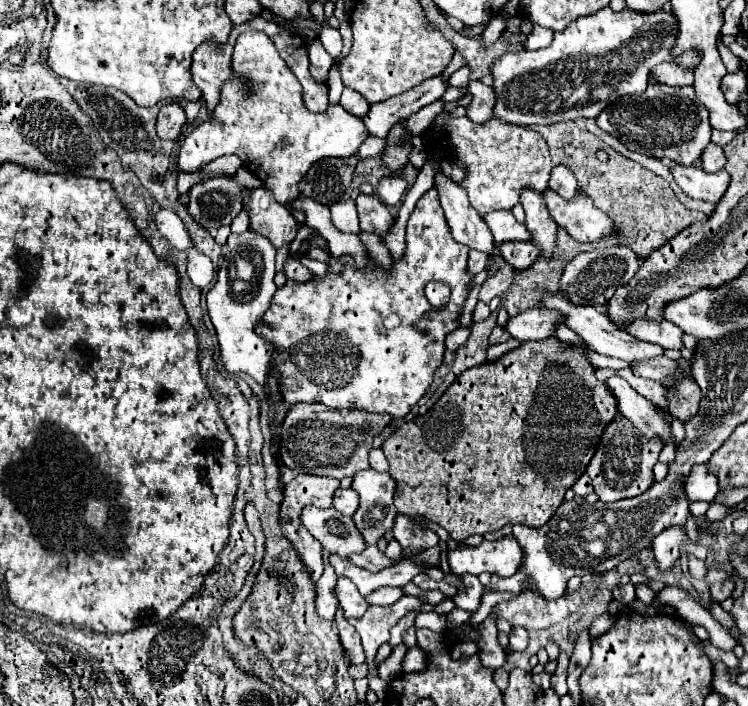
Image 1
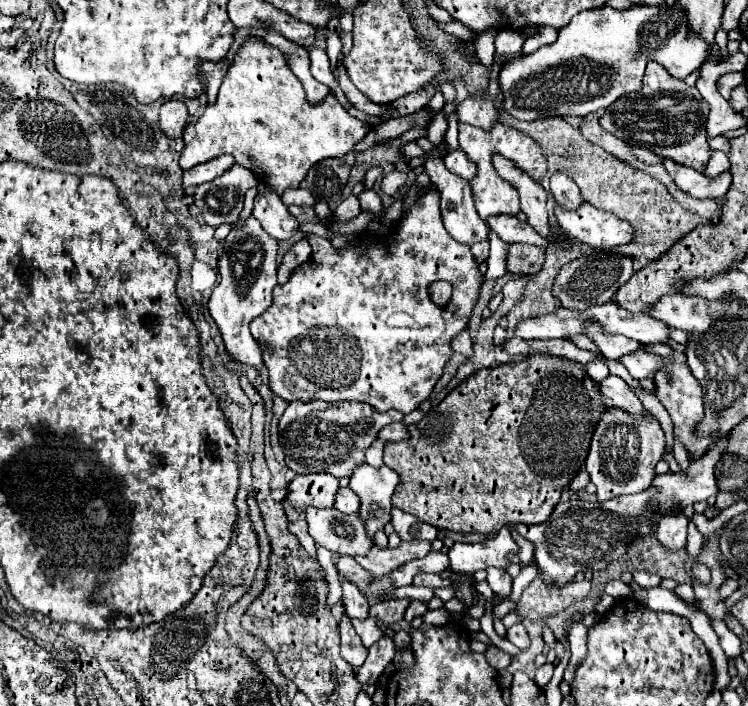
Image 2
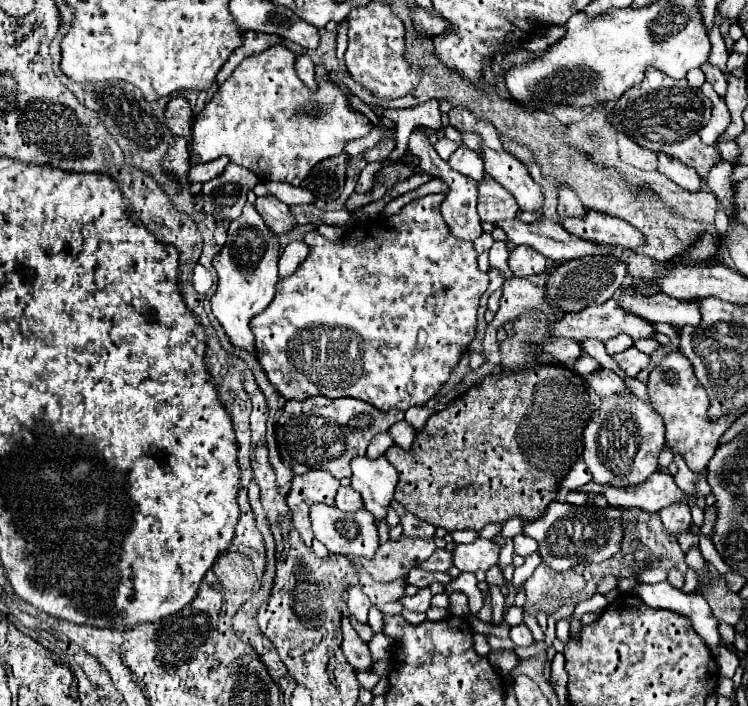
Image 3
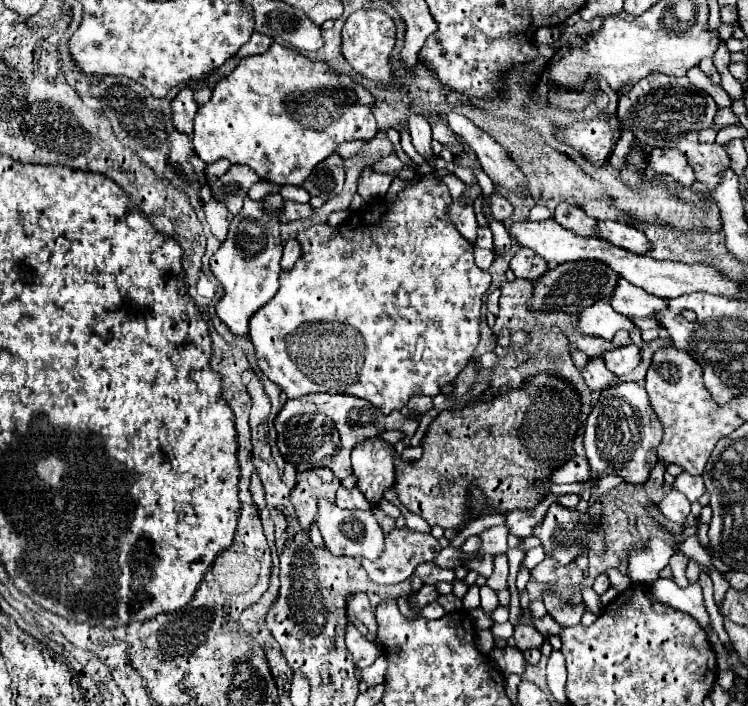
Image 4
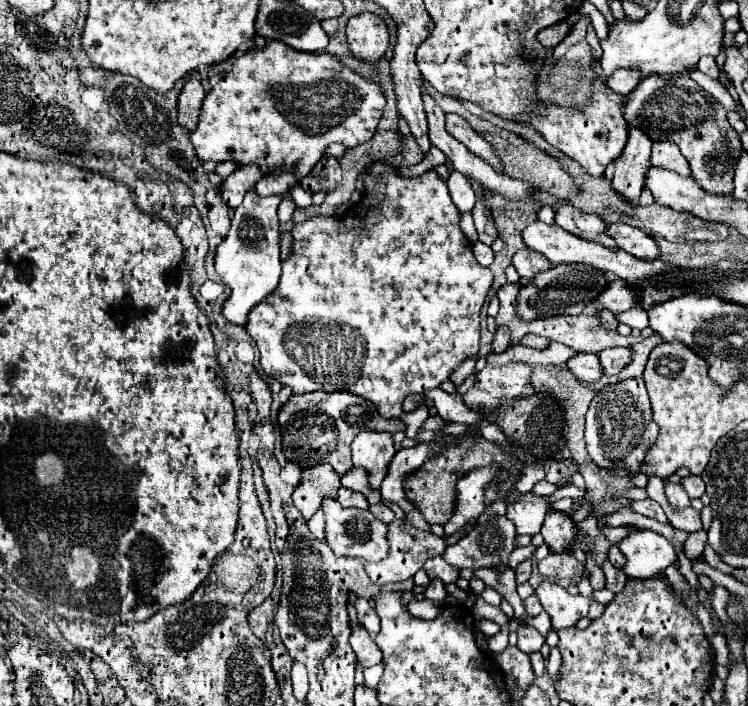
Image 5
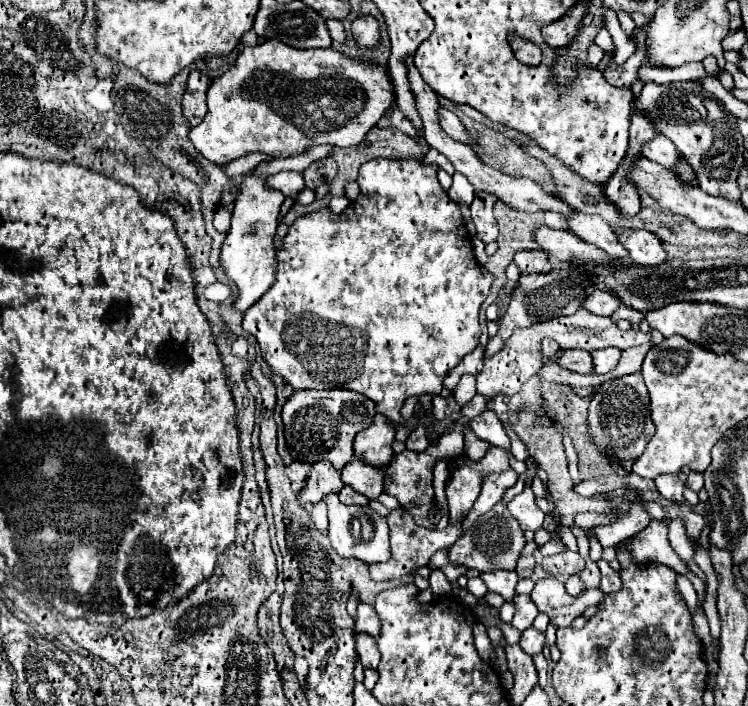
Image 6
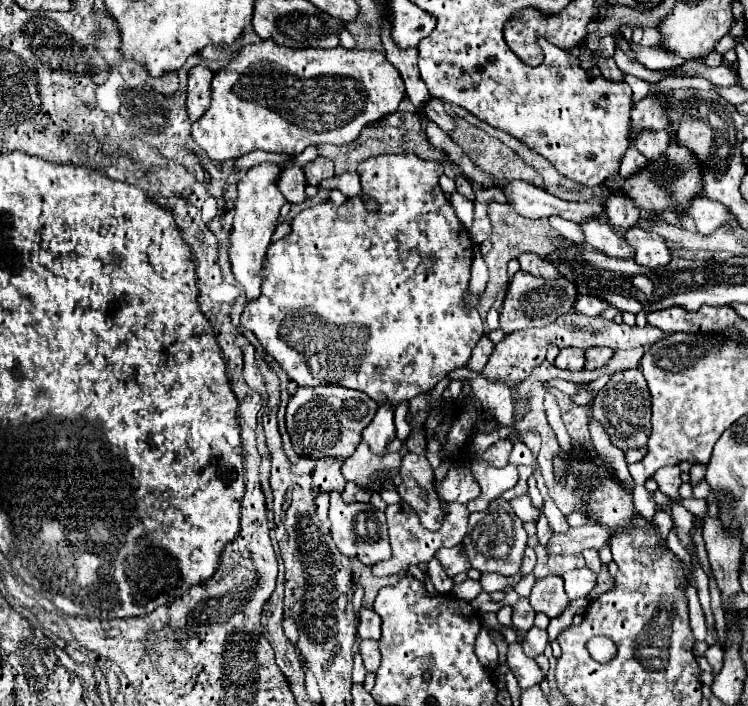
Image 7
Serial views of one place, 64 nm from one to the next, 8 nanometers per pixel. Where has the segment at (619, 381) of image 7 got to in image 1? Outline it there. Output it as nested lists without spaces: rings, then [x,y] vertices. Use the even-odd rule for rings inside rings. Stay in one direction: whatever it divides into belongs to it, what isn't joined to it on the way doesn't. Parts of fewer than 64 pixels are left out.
[[[616,418],[612,424],[608,424],[600,440],[600,446],[596,448],[596,454],[586,468],[586,474],[590,476],[598,498],[602,502],[614,502],[614,500],[634,498],[644,494],[654,482],[652,468],[658,462],[660,450],[662,450],[662,442],[658,440],[648,442],[642,436],[642,432],[638,432],[626,418]]]

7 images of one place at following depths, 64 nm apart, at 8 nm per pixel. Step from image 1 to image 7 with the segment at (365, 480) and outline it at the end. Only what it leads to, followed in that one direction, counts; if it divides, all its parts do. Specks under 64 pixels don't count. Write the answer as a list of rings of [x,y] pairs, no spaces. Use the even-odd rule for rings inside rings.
[[[388,404],[380,406],[374,420],[364,428],[362,440],[370,446],[372,454],[378,454],[380,458],[388,452],[386,446],[390,440],[396,438],[396,428],[394,428],[394,412],[390,410]]]

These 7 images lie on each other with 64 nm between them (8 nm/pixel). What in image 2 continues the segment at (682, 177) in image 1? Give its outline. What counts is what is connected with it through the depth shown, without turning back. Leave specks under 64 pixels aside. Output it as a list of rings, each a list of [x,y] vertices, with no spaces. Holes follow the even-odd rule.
[[[664,158],[662,162],[664,162],[668,174],[672,176],[672,180],[676,182],[676,186],[680,190],[684,190],[686,194],[694,196],[694,198],[700,198],[700,200],[712,198],[712,200],[716,200],[716,198],[722,198],[730,188],[730,182],[732,182],[730,172],[722,172],[716,178],[708,178],[702,172],[694,170],[694,168],[676,164],[674,160]]]

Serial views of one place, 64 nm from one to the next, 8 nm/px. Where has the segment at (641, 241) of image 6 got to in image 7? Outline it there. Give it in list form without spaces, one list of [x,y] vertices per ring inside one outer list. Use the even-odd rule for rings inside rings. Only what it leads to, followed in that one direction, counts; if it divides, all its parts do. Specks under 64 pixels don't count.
[[[630,228],[624,232],[624,240],[628,240],[628,244],[634,248],[636,264],[656,268],[660,264],[664,266],[670,262],[670,250],[664,238],[660,238],[654,232],[642,228]]]

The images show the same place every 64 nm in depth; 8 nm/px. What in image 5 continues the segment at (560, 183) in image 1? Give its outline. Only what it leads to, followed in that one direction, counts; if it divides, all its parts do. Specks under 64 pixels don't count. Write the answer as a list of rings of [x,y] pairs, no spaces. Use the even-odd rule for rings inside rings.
[[[564,204],[556,210],[556,224],[584,240],[594,240],[614,250],[618,248],[616,242],[606,234],[606,224],[596,214],[586,214],[570,204]]]

